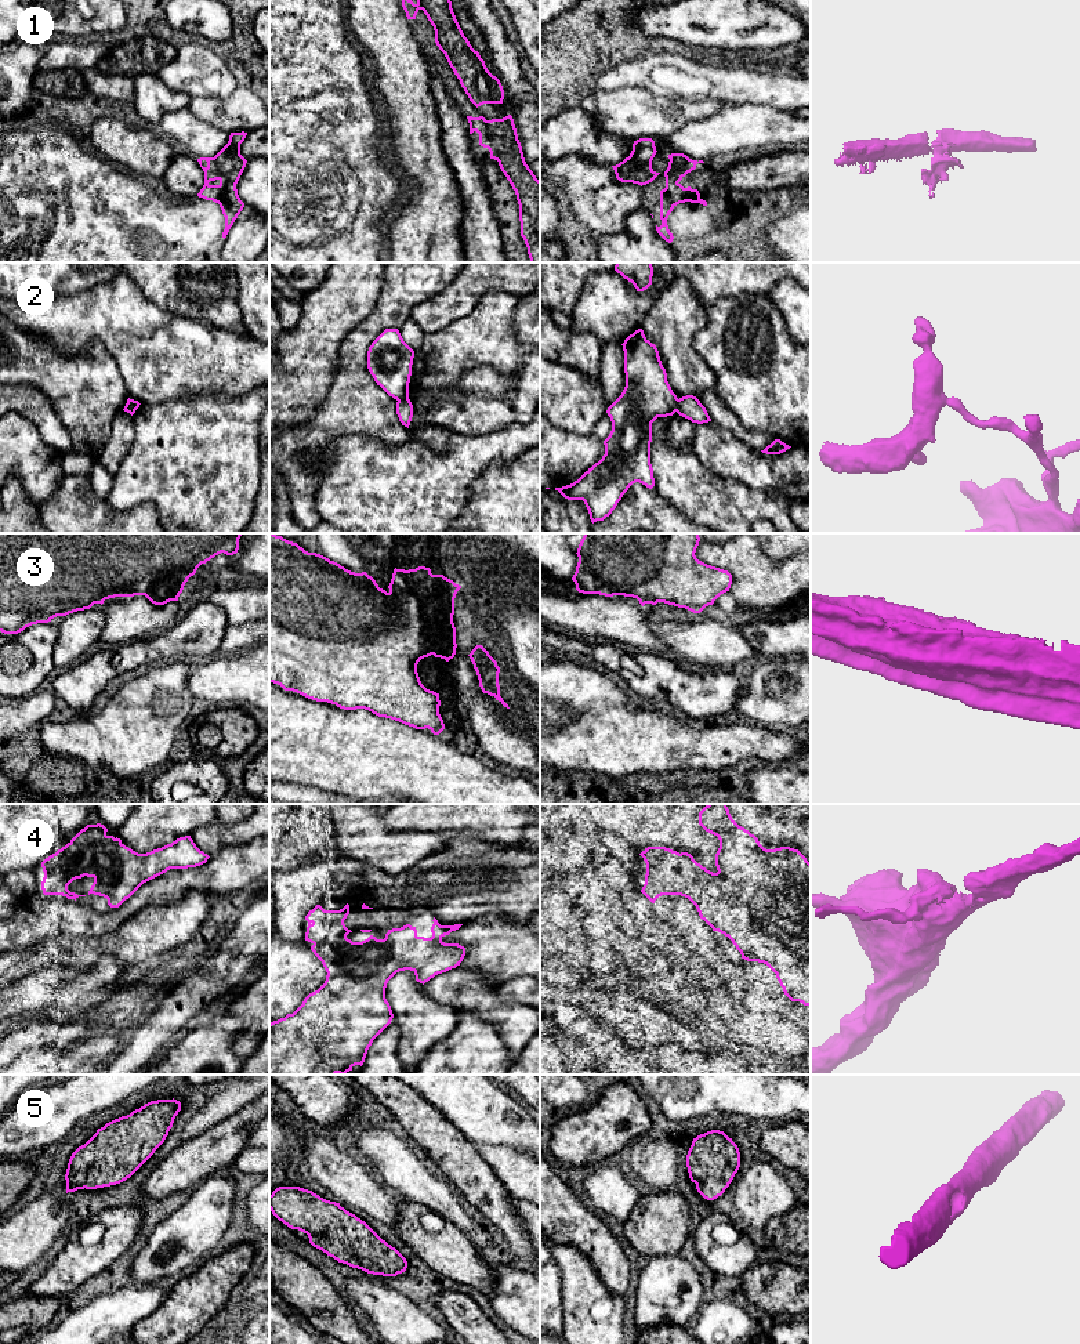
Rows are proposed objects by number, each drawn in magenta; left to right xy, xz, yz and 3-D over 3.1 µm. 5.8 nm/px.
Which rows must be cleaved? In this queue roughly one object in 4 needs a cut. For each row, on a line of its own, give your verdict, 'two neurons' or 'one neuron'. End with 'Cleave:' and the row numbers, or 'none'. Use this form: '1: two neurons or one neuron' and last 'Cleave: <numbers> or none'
1: one neuron
2: two neurons
3: two neurons
4: one neuron
5: one neuron
Cleave: 2, 3

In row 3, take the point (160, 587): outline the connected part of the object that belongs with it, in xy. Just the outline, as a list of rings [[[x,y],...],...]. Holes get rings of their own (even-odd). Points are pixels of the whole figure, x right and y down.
[[[192,568],[153,572],[130,588],[117,588],[110,591],[105,599],[115,597],[145,595],[152,604],[164,605],[170,601],[178,601],[185,583],[195,573],[196,572]]]

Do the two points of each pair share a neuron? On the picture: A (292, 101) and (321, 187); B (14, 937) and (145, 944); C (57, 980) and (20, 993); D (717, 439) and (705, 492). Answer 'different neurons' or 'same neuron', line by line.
A: same neuron
B: different neurons
C: same neuron
D: different neurons

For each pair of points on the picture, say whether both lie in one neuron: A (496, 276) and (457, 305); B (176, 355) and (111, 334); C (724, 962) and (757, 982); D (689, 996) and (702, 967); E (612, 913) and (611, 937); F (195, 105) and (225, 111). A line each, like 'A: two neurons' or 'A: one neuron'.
A: one neuron
B: one neuron
C: two neurons
D: two neurons
E: two neurons
F: one neuron

